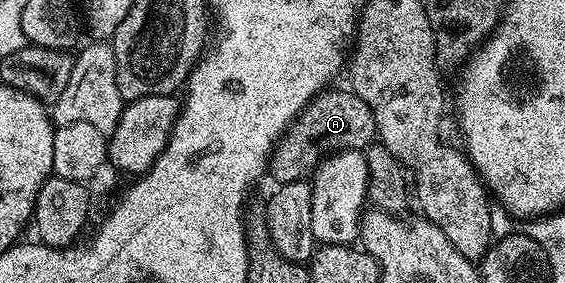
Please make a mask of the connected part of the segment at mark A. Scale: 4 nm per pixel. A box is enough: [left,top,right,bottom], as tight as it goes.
[267,89,377,184]

